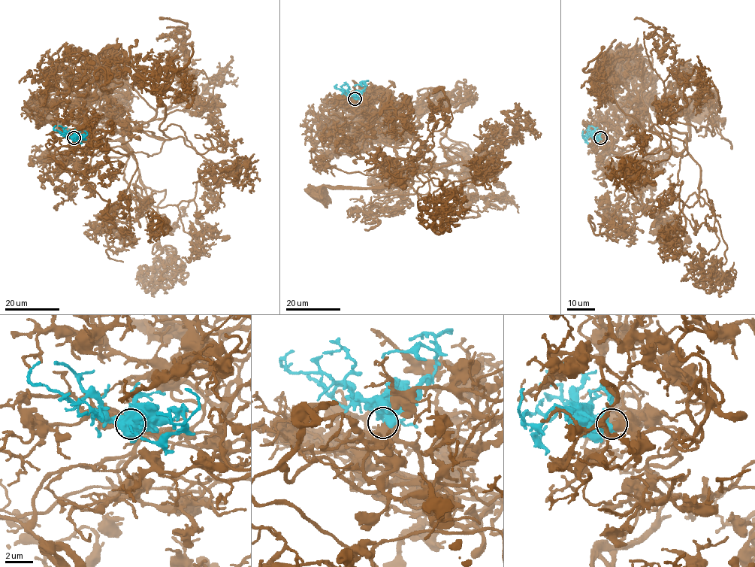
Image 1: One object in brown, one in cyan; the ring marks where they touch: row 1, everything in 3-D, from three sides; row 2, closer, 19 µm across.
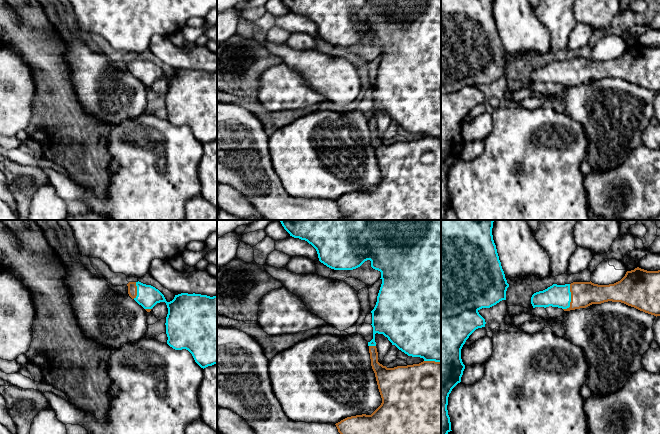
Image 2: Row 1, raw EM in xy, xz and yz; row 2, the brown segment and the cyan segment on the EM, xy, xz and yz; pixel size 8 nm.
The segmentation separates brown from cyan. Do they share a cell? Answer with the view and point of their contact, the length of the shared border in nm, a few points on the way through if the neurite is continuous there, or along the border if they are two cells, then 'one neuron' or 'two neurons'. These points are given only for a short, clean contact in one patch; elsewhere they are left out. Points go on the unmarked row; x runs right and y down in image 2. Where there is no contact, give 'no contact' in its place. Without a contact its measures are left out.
contact yz (571, 74); length 220 nm; one neuron

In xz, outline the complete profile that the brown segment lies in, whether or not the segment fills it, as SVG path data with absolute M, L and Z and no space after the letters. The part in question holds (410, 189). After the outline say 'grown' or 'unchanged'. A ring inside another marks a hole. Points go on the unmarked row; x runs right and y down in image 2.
M282 0L294 14L307 17L317 27L319 37L334 46L353 46L365 37L371 37L371 43L381 48L382 60L372 89L373 115L368 118L371 142L375 149L378 165L382 174L381 181L371 191L347 193L336 199L338 208L347 220L441 220L441 0ZM375 110L383 110L399 126L412 133L423 134L419 140L387 144L378 138Z; grown

